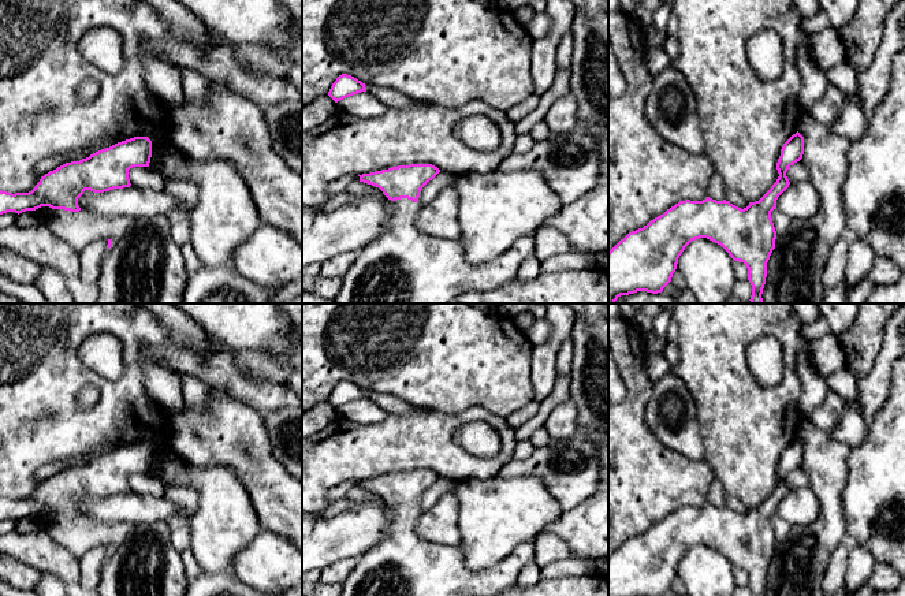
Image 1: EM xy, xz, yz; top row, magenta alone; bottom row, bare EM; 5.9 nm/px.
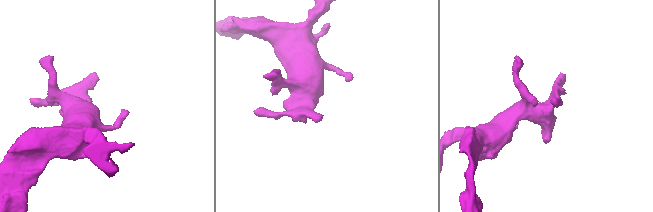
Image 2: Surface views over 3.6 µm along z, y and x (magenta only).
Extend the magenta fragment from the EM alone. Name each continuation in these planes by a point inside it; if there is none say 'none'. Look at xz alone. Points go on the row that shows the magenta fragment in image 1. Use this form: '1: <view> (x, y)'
1: xz (402, 265)

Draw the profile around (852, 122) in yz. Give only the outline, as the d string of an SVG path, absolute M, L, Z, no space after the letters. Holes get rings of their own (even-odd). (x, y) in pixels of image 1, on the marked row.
M853 93L845 96L845 103L838 118L830 124L837 135L848 138L850 142L860 139L868 130L869 116L865 113L861 101Z

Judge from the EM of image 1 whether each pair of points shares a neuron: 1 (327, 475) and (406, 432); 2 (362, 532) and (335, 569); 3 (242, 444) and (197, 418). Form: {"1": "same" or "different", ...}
{"1": "same", "2": "different", "3": "same"}

